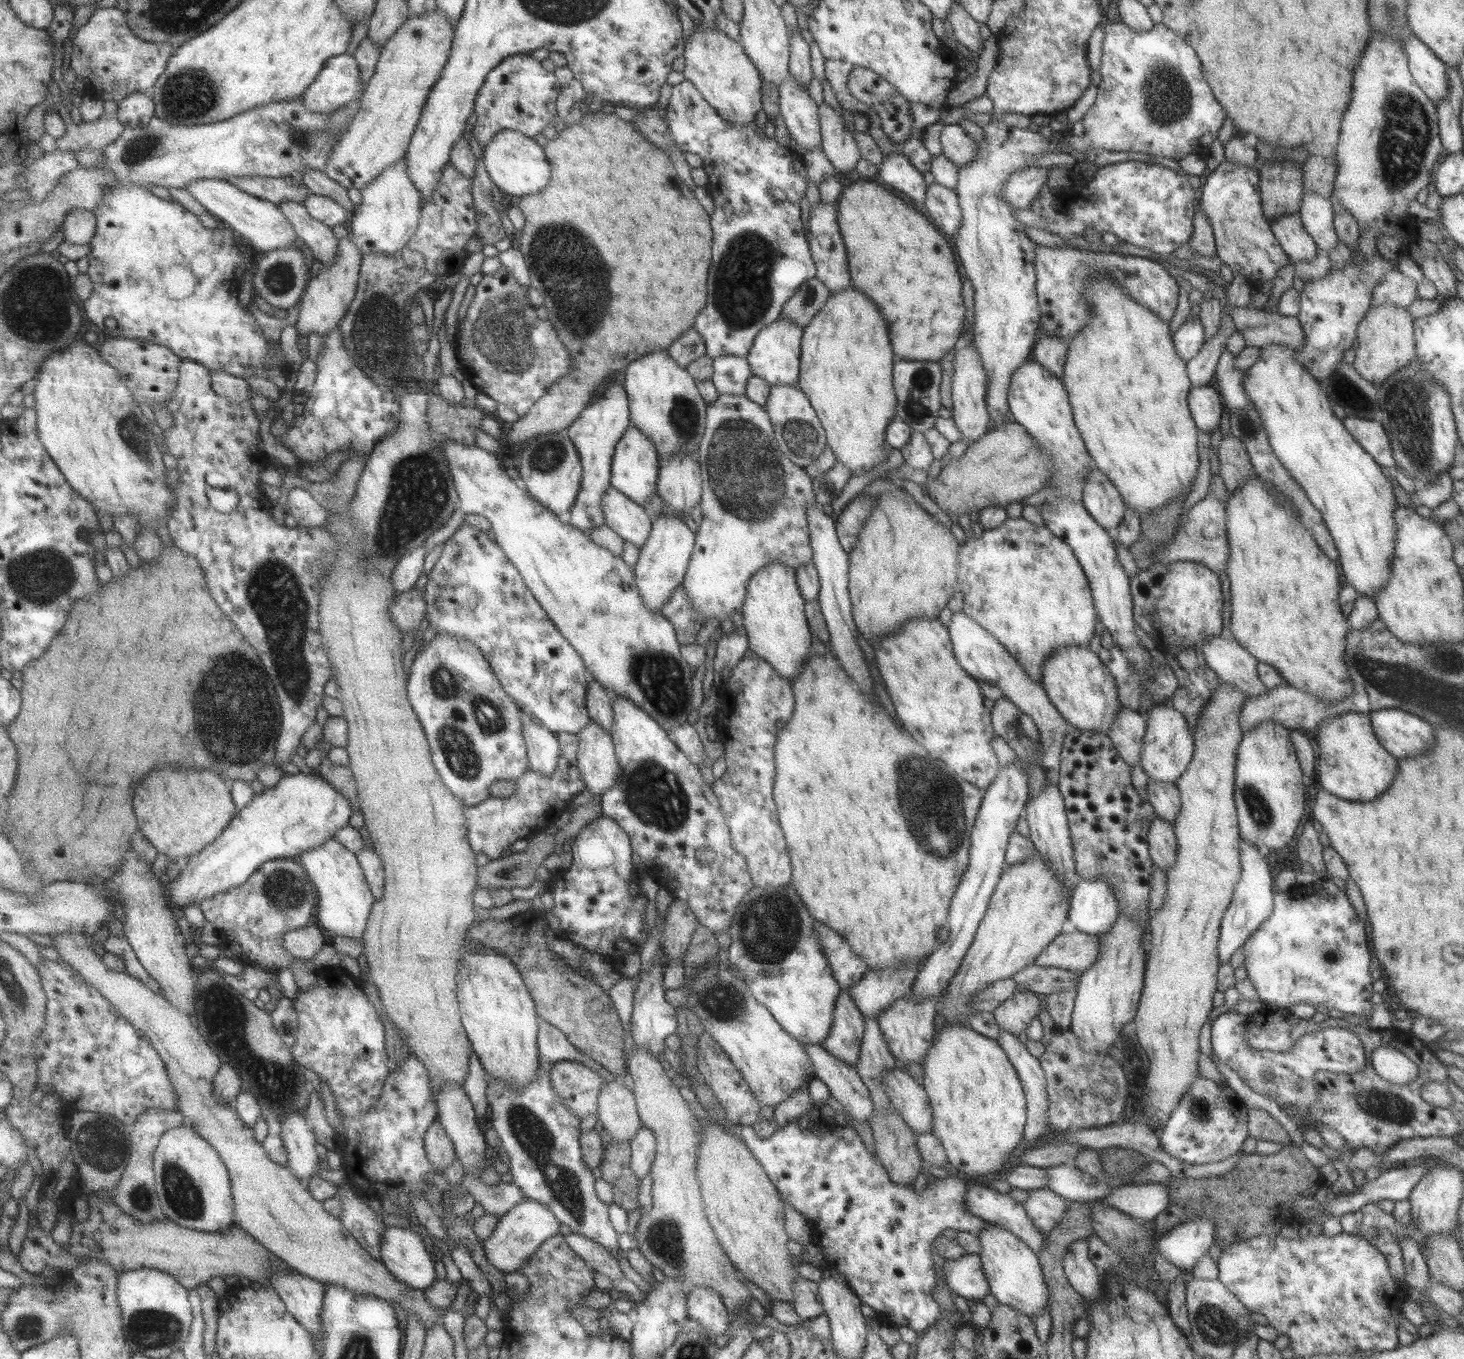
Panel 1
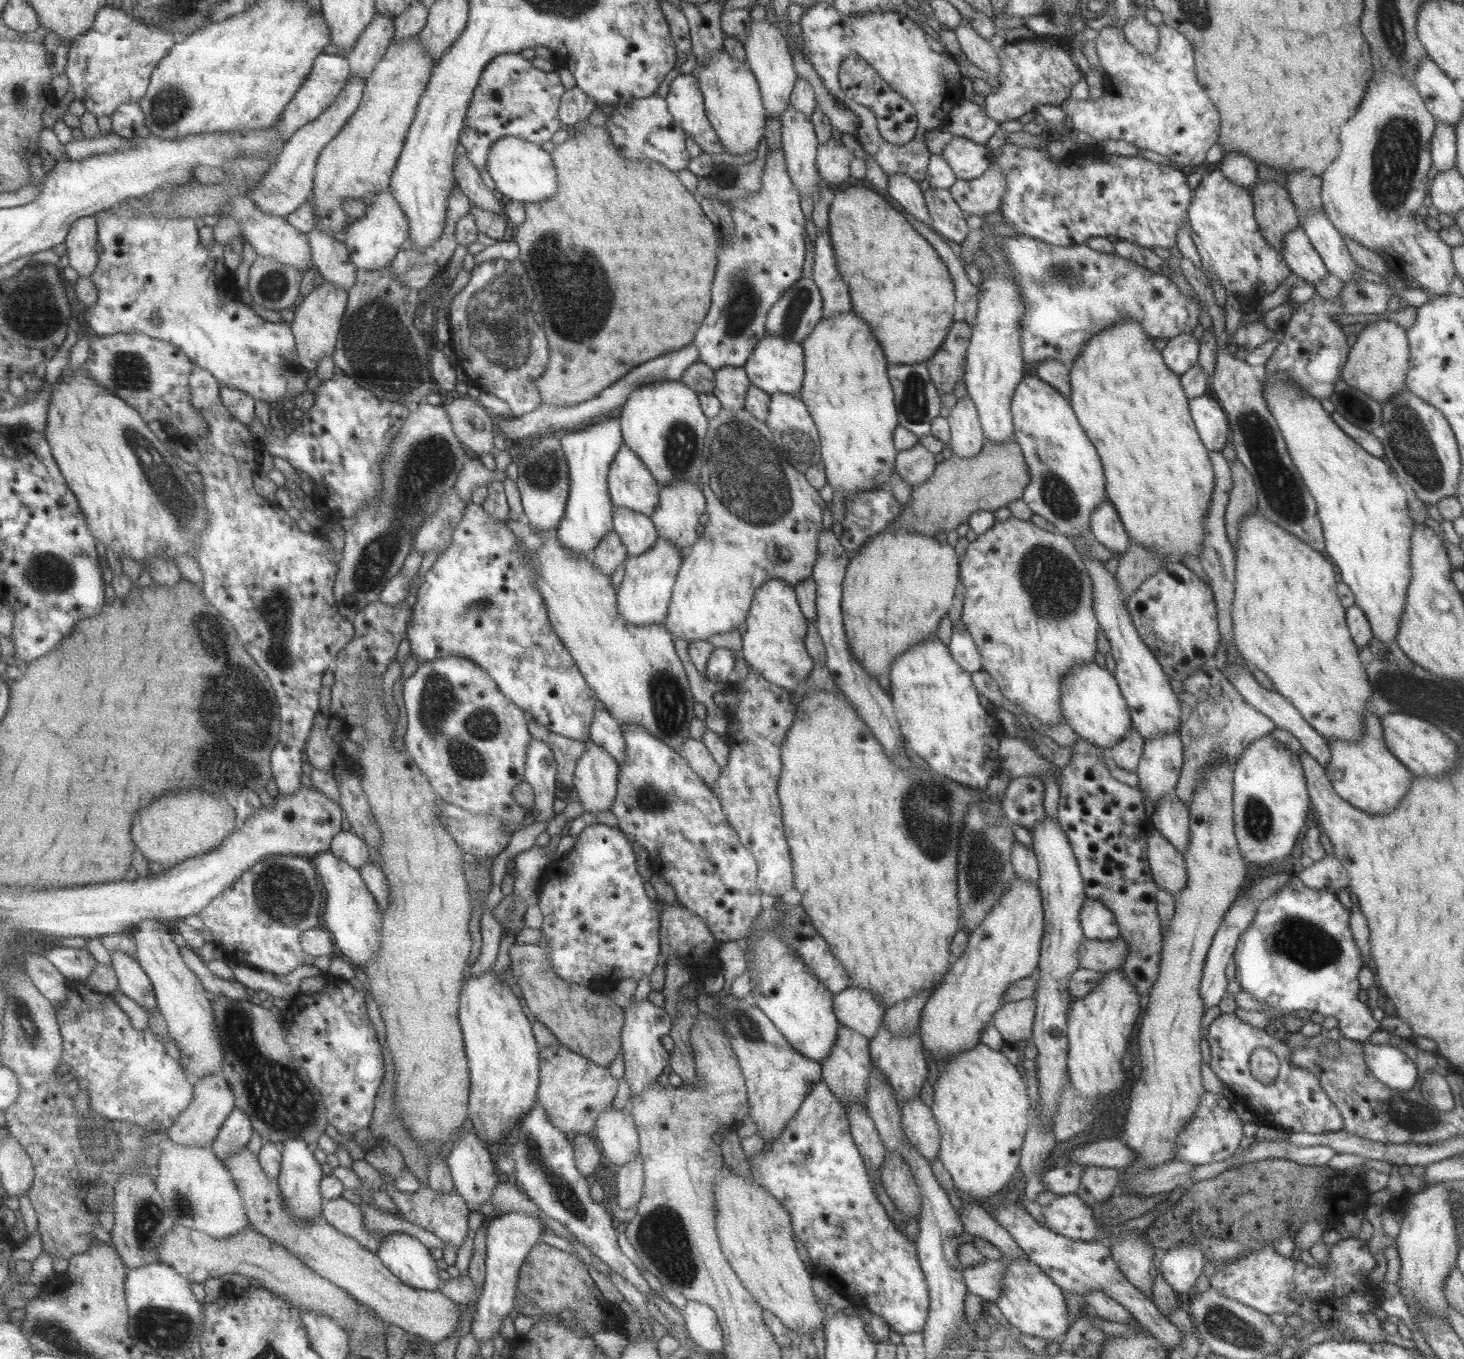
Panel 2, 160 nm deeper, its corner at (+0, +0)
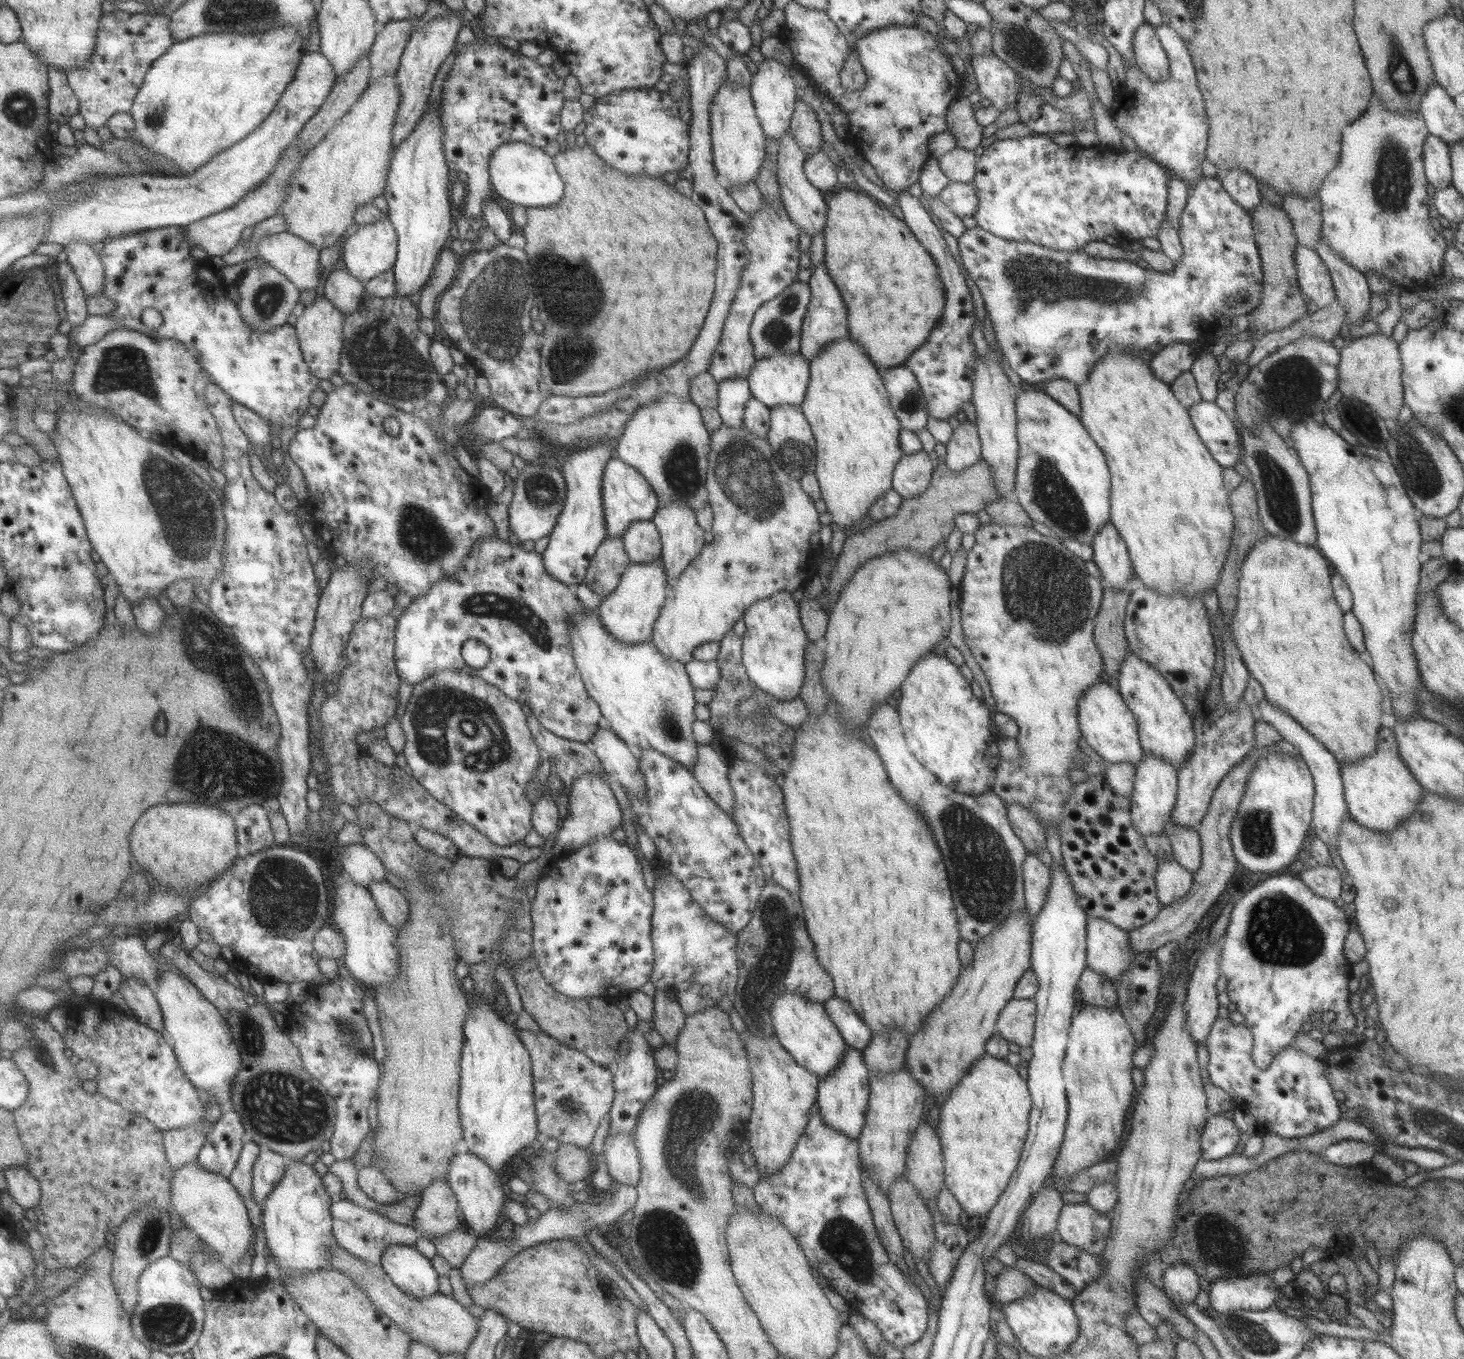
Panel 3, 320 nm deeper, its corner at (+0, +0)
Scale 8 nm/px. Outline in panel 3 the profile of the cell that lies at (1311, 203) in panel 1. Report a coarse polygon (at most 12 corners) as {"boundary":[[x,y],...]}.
{"boundary":[[1319,234],[1314,251],[1328,268],[1344,321],[1361,324],[1371,298],[1366,276]]}

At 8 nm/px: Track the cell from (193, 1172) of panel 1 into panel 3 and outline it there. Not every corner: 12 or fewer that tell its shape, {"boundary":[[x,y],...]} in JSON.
{"boundary":[[198,1160],[174,1171],[173,1210],[222,1259],[247,1256],[253,1228],[228,1177]]}

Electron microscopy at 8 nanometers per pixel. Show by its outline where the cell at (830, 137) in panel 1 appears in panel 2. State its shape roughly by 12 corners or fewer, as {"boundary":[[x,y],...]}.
{"boundary":[[841,140],[817,146],[815,169],[825,183],[850,176],[852,157]]}

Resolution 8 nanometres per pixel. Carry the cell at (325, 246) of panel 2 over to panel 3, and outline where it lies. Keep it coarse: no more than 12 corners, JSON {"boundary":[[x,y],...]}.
{"boundary":[[344,264],[327,277],[324,296],[339,310],[357,310],[364,285]]}

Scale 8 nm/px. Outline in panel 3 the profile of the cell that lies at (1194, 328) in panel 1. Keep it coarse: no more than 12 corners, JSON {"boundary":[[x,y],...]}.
{"boundary":[[1168,344],[1148,363],[1151,375],[1170,386],[1189,370],[1193,346]]}

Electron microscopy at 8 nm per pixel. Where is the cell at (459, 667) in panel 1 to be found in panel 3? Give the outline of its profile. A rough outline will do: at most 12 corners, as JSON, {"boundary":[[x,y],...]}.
{"boundary":[[442,670],[399,720],[407,771],[493,844],[532,828],[521,703]]}

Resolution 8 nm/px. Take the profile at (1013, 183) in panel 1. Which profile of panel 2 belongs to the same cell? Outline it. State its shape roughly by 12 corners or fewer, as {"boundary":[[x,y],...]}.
{"boundary":[[995,164],[948,188],[969,215],[998,210],[1005,179]]}

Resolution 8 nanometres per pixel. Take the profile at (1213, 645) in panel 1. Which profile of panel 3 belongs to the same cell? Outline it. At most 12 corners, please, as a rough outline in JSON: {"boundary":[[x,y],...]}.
{"boundary":[[1259,701],[1255,715],[1292,744],[1314,782],[1311,827],[1336,848],[1350,819],[1340,764],[1289,715]]}

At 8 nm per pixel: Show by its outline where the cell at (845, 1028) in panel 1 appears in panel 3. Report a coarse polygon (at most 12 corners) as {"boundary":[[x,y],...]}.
{"boundary":[[847,1046],[818,1080],[814,1108],[829,1129],[857,1140],[869,1071]]}

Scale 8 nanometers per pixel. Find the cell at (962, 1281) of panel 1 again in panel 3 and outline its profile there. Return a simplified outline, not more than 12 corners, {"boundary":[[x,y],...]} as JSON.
{"boundary":[[1017,1267],[993,1275],[993,1298],[1023,1298],[1034,1282]]}

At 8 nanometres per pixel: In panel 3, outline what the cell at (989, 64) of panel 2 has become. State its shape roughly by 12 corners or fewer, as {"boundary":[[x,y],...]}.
{"boundary":[[990,54],[971,55],[982,98],[997,111],[1018,99],[1019,77]]}

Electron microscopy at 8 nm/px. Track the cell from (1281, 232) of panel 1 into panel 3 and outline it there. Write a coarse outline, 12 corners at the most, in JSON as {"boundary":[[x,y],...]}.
{"boundary":[[1296,245],[1299,290],[1315,308],[1335,297],[1326,264]]}

